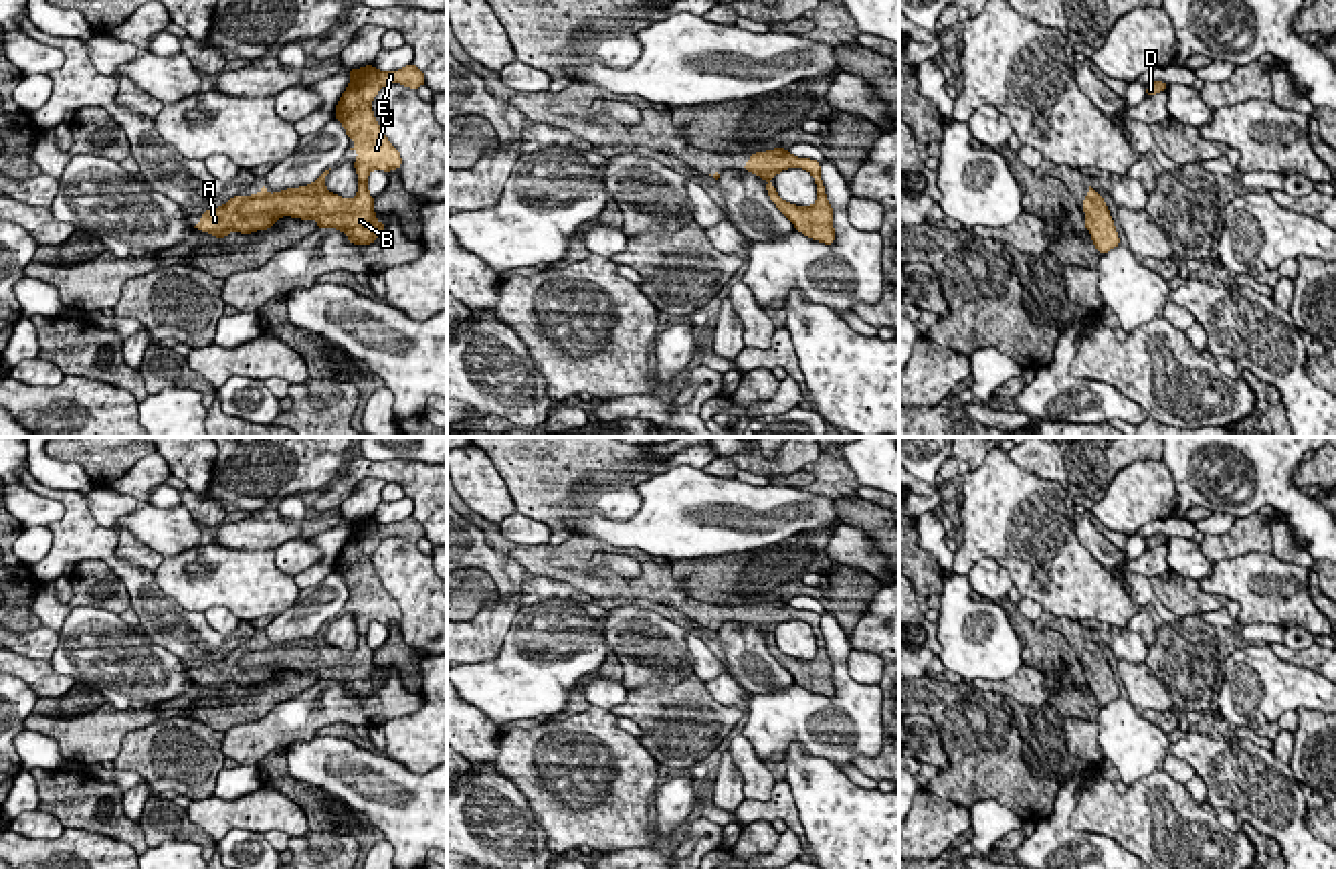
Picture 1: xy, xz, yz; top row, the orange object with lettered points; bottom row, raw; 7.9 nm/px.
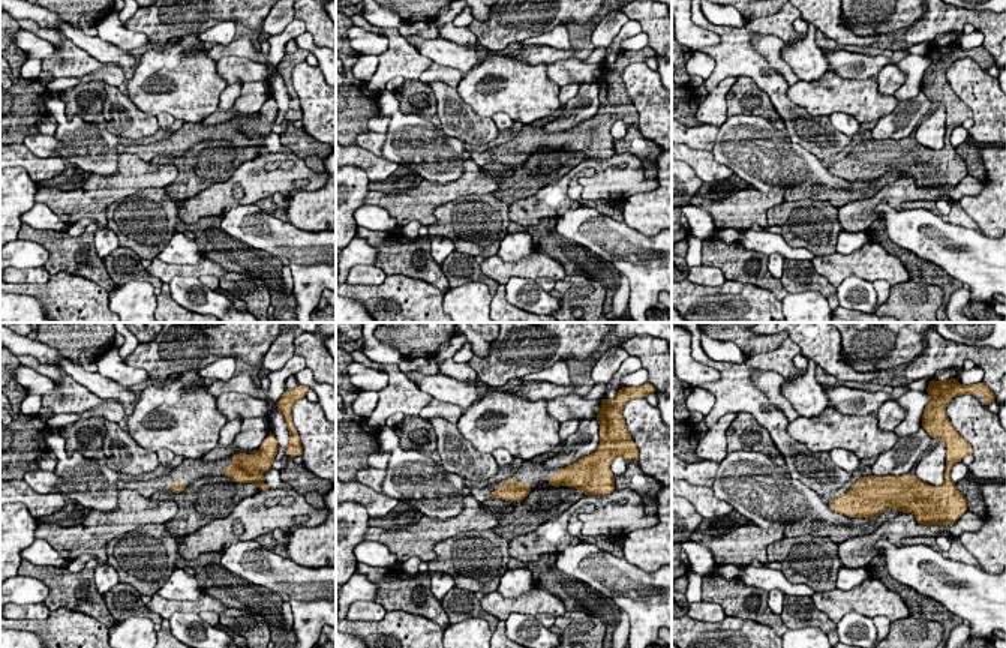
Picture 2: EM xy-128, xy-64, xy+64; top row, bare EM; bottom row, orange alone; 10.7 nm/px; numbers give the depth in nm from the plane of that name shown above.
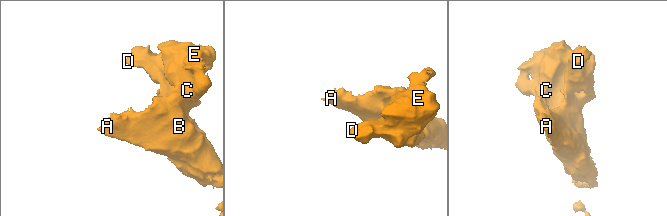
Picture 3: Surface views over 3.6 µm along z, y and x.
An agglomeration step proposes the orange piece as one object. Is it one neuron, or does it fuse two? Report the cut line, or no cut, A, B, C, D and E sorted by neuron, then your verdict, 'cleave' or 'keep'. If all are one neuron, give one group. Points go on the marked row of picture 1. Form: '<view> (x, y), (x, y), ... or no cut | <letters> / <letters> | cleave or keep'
no cut | A B C D E | keep

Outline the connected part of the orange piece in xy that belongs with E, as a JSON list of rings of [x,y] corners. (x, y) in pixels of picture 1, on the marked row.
[[[412,63],[398,71],[378,71],[374,65],[350,69],[350,85],[336,105],[336,119],[344,125],[348,139],[358,152],[354,168],[358,174],[358,192],[352,200],[331,194],[325,188],[325,170],[313,184],[287,188],[269,194],[263,186],[253,196],[234,196],[220,208],[202,212],[202,220],[194,226],[216,238],[228,236],[232,230],[251,234],[267,230],[281,216],[317,222],[317,228],[338,228],[354,245],[370,245],[384,234],[384,222],[376,220],[374,198],[368,192],[368,174],[372,170],[390,172],[402,166],[400,152],[382,133],[372,99],[378,91],[398,81],[418,91],[426,83],[424,73]]]

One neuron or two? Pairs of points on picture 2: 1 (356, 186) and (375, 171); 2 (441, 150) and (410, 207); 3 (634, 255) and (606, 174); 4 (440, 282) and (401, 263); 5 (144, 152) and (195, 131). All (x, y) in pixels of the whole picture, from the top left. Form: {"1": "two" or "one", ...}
{"1": "two", "2": "two", "3": "two", "4": "one", "5": "one"}

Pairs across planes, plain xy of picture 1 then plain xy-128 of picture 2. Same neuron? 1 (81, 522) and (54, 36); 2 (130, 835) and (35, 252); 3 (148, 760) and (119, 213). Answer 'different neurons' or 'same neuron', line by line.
1: different neurons
2: different neurons
3: same neuron

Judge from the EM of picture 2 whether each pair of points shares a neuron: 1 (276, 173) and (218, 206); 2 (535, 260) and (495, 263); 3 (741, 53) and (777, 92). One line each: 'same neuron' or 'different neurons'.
1: same neuron
2: same neuron
3: same neuron

